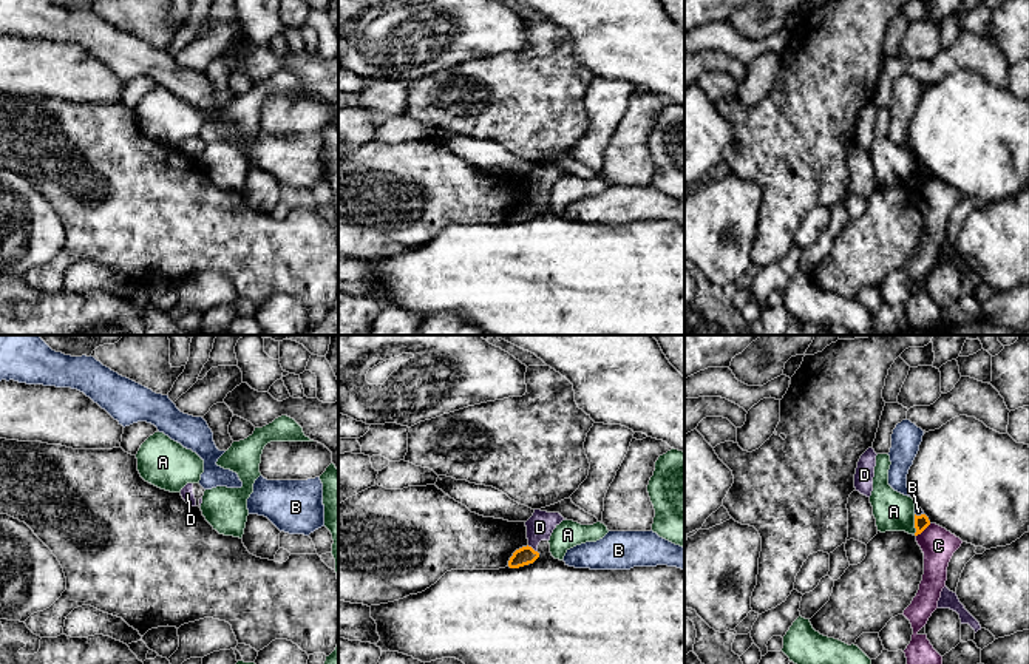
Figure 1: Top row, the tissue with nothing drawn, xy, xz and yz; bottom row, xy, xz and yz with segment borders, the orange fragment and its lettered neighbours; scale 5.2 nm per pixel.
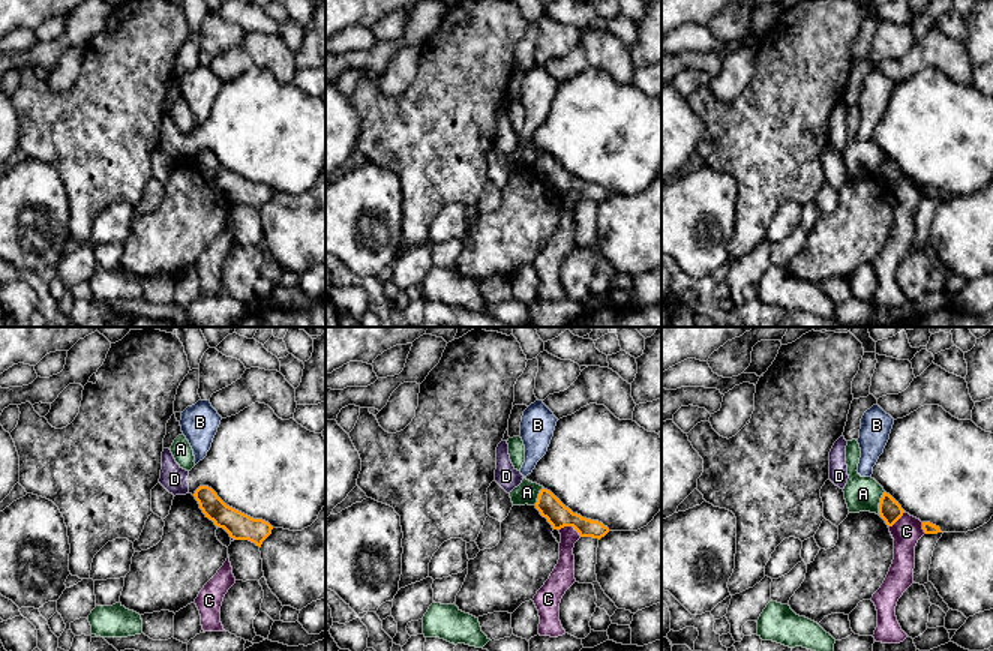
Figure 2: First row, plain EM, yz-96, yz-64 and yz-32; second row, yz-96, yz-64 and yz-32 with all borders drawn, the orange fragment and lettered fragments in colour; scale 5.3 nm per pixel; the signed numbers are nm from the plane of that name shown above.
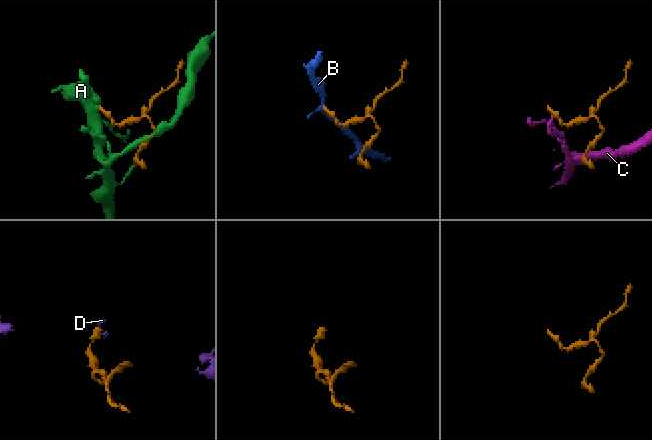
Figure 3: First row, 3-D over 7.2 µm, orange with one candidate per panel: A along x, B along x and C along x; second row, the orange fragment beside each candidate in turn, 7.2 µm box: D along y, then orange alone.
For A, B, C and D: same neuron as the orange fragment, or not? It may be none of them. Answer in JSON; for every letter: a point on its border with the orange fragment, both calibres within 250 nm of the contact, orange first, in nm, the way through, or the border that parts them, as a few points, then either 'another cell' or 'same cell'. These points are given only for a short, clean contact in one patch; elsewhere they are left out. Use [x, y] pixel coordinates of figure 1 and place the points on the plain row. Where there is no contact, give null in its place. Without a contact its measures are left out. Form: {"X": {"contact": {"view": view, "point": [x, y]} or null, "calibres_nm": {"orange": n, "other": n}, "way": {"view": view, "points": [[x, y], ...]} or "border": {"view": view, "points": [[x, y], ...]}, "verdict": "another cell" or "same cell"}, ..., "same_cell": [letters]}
{"A": {"contact": {"view": "yz", "point": [915, 179]}, "calibres_nm": {"orange": 80, "other": 200}, "border": {"view": "yz", "points": [[913, 169], [915, 189]]}, "verdict": "another cell"}, "B": {"contact": {"view": "yz", "point": [921, 169]}, "calibres_nm": {"orange": 80, "other": 50}, "verdict": "another cell"}, "C": {"contact": {"view": "yz", "point": [923, 184]}, "calibres_nm": {"orange": 80, "other": 180}, "border": {"view": "yz", "points": [[930, 178], [916, 190]]}, "verdict": "another cell"}, "D": {"contact": {"view": "xz", "point": [530, 201]}, "calibres_nm": {"orange": 90, "other": 140}, "border": {"view": "xz", "points": [[527, 199], [536, 206]]}, "verdict": "another cell"}, "same_cell": []}

